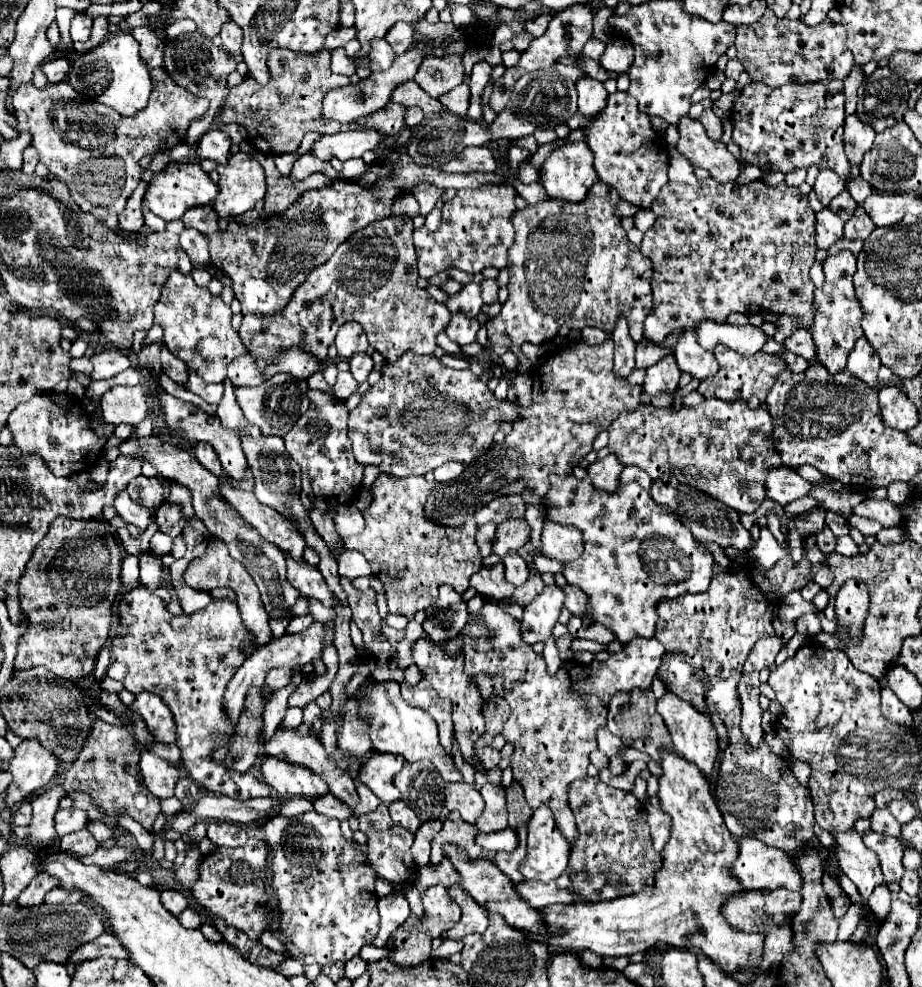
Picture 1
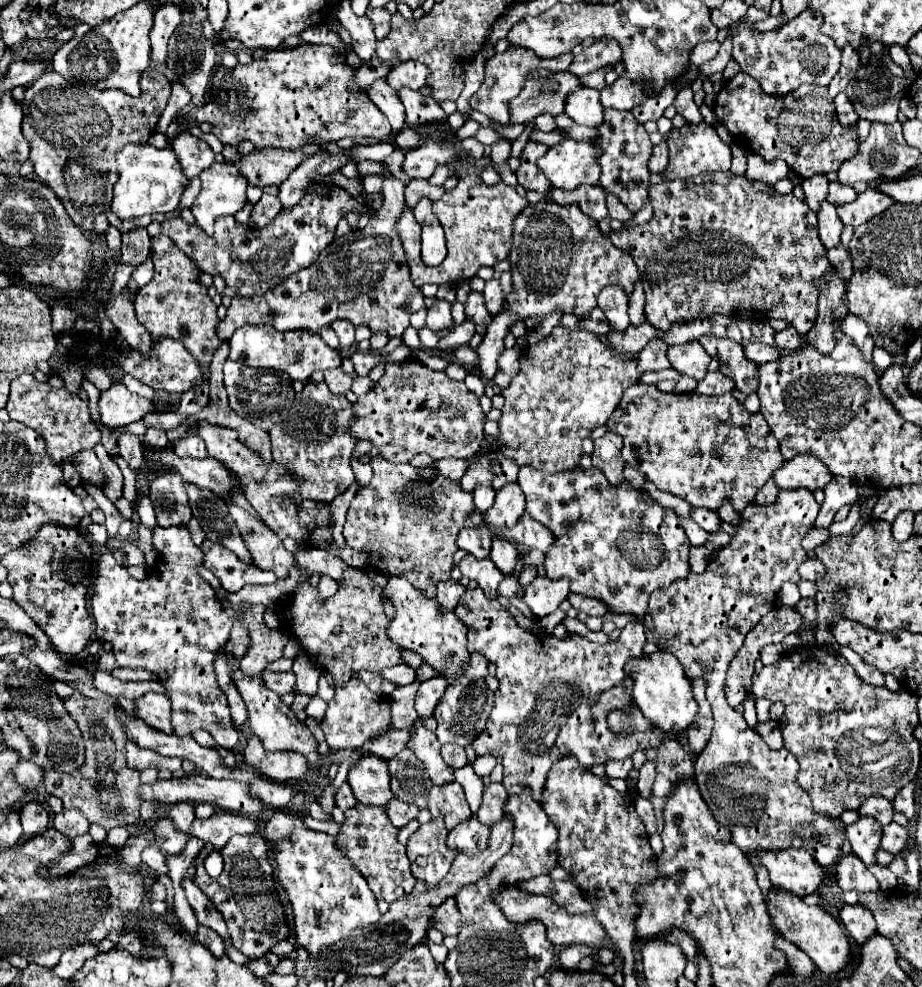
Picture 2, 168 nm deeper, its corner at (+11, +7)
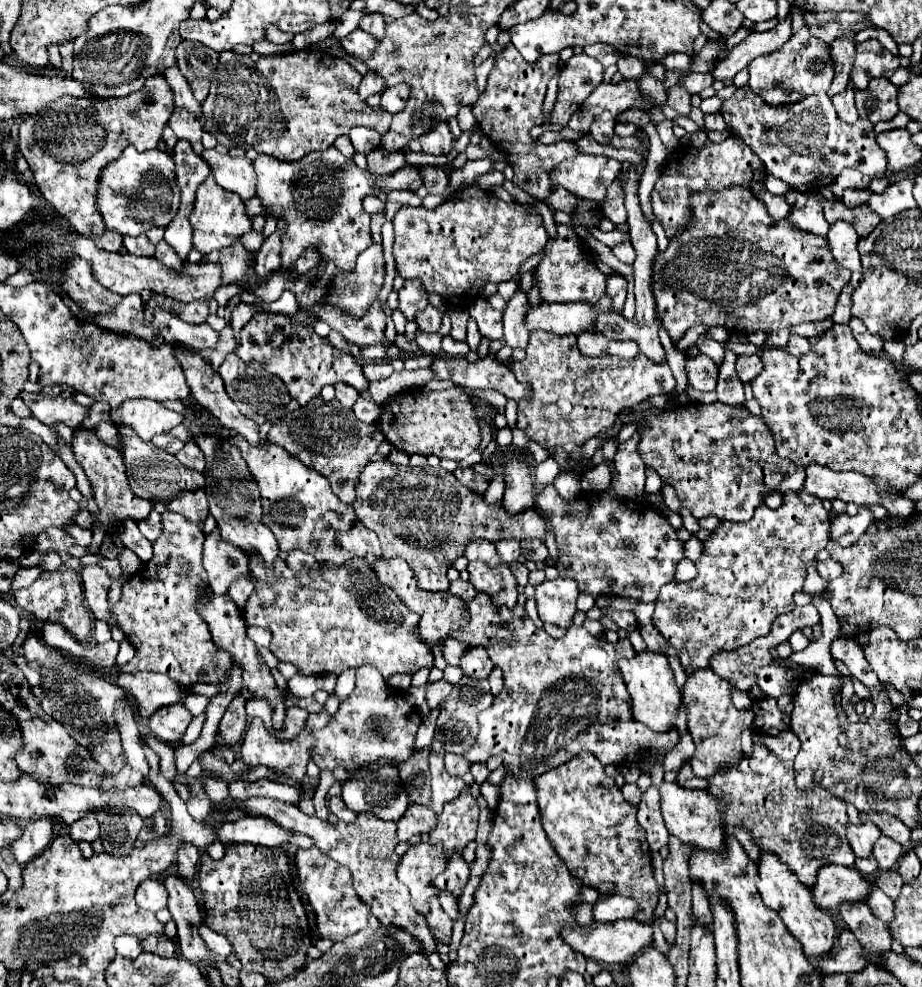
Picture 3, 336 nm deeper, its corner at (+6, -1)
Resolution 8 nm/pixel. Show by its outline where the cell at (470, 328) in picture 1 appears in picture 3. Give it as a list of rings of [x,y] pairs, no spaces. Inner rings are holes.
[[[427,305],[423,311],[419,311],[415,315],[415,323],[417,323],[419,329],[423,329],[427,333],[435,333],[439,329],[439,325],[441,325],[441,317],[443,315],[441,315],[441,311],[437,307]]]

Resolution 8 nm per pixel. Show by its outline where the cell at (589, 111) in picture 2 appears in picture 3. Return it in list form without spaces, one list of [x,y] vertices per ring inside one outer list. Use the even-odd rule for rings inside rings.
[[[605,111],[605,113],[601,113],[601,115],[593,121],[589,133],[591,133],[591,137],[593,137],[597,143],[609,145],[611,139],[613,139],[613,127],[615,127],[615,117],[609,115],[609,111]]]

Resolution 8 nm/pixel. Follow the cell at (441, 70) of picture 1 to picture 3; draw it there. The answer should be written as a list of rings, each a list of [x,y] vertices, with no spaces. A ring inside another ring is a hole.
[[[405,83],[389,87],[381,95],[381,109],[391,113],[391,115],[395,115],[395,113],[399,113],[405,107],[407,99],[409,99],[409,87]]]

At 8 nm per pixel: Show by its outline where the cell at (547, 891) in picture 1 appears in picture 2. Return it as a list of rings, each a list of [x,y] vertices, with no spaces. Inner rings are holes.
[[[572,879],[554,881],[554,891],[550,893],[550,899],[558,907],[564,907],[568,913],[588,913],[590,911],[590,903],[582,897],[580,889],[572,883]]]

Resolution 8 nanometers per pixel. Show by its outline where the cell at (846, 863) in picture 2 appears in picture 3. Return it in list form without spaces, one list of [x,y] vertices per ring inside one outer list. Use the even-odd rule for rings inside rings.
[[[873,889],[867,905],[869,905],[869,909],[873,911],[873,915],[875,915],[877,919],[881,919],[885,925],[889,925],[889,923],[893,921],[893,899],[887,897],[883,891]]]

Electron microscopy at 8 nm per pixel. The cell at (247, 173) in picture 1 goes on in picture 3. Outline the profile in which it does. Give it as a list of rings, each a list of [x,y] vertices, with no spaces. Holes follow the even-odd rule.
[[[213,177],[205,179],[197,189],[195,207],[191,211],[191,227],[193,227],[193,249],[201,255],[207,255],[215,249],[231,245],[235,239],[241,239],[245,233],[251,231],[251,219],[245,215],[243,199],[237,193],[223,191]]]

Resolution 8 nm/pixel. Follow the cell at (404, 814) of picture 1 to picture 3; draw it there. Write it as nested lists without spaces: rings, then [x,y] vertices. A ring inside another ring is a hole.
[[[411,805],[407,813],[397,821],[399,841],[409,841],[413,835],[423,835],[433,831],[437,825],[437,815],[425,805]]]

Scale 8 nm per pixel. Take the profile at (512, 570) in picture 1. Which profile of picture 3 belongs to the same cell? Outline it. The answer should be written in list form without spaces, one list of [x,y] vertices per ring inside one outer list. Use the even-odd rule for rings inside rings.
[[[503,539],[501,543],[495,543],[495,547],[497,547],[497,553],[501,555],[501,561],[505,565],[515,563],[521,555],[521,547],[519,547],[517,539]]]

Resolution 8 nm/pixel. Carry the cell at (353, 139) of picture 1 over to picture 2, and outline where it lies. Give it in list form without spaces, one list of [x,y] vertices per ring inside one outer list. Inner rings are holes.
[[[304,143],[300,151],[278,151],[278,149],[256,149],[254,153],[242,157],[236,165],[246,175],[250,185],[266,187],[266,185],[282,185],[288,175],[300,167],[300,163],[318,151],[322,151],[328,143]]]

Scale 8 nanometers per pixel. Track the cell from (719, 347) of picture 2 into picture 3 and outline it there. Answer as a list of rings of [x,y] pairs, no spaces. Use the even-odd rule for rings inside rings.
[[[705,339],[705,341],[701,341],[699,345],[697,345],[697,349],[701,351],[701,353],[705,353],[705,355],[709,355],[715,363],[721,363],[723,361],[723,345],[721,343],[717,343],[717,341],[713,341],[713,339]]]

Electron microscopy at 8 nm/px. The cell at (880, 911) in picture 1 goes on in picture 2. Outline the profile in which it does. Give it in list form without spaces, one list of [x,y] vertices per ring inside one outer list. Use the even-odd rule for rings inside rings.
[[[860,903],[844,905],[840,909],[840,921],[858,945],[862,945],[868,935],[876,933],[876,921],[872,919],[872,913],[866,911],[866,907],[860,907]]]

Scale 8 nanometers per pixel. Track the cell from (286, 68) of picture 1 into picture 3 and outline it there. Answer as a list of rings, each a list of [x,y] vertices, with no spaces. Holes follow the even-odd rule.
[[[317,49],[291,51],[287,55],[267,55],[259,57],[259,61],[253,65],[247,63],[241,67],[237,67],[235,51],[223,51],[219,55],[217,71],[213,73],[211,91],[203,101],[203,115],[207,119],[205,131],[229,149],[255,149],[257,153],[265,153],[281,161],[299,161],[311,151],[325,151],[339,135],[349,135],[351,127],[357,125],[385,135],[385,131],[389,131],[391,115],[369,107],[357,95],[357,85],[361,79],[363,75],[357,73],[349,63]]]

